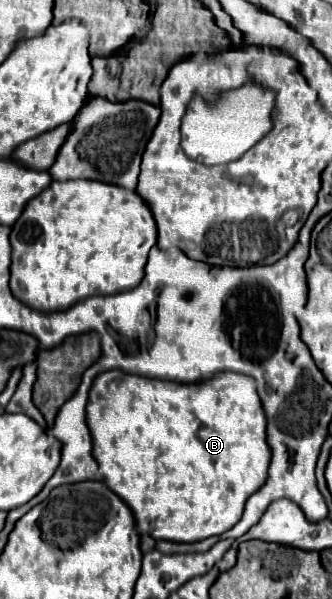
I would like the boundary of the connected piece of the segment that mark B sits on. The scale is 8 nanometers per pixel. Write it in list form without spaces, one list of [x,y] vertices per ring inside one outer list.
[[[119,369],[105,371],[95,379],[95,385],[91,387],[89,403],[87,403],[87,421],[93,435],[93,457],[99,463],[105,483],[131,507],[137,521],[137,529],[141,533],[149,533],[155,539],[193,543],[193,541],[201,541],[201,539],[229,531],[241,519],[245,501],[267,481],[267,467],[271,461],[271,447],[267,443],[267,417],[265,417],[261,399],[257,395],[255,379],[249,375],[223,371],[223,373],[209,375],[199,383],[177,383],[177,381],[161,381],[161,379],[131,375]]]

